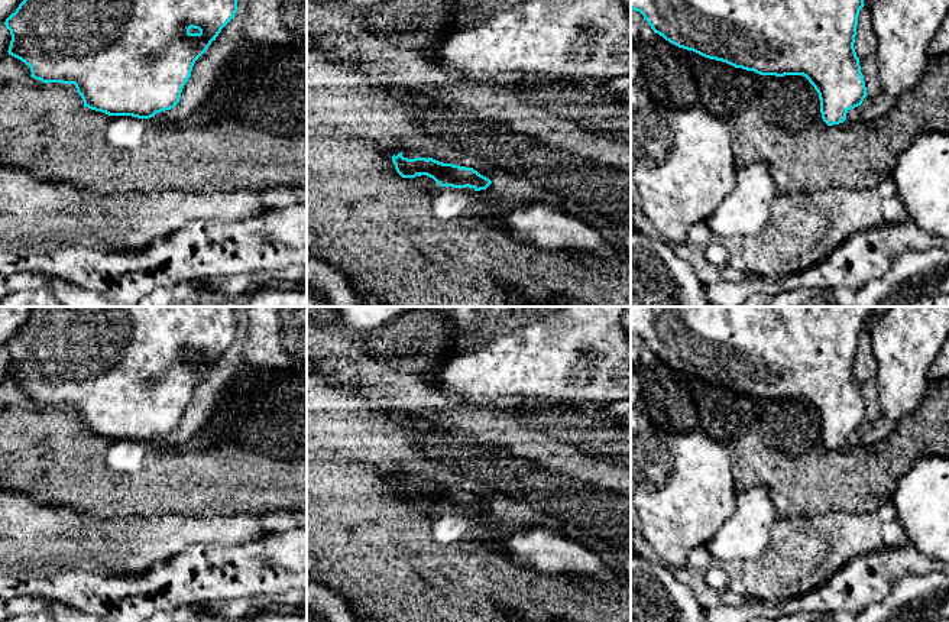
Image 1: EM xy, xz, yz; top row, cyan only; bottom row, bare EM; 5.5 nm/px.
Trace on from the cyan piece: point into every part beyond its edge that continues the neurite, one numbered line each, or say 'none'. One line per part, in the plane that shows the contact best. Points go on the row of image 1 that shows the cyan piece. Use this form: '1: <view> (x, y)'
none

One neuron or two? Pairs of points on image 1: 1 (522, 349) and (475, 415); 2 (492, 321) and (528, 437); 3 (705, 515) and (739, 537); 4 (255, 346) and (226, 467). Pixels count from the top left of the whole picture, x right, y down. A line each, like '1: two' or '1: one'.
1: two
2: two
3: two
4: two

